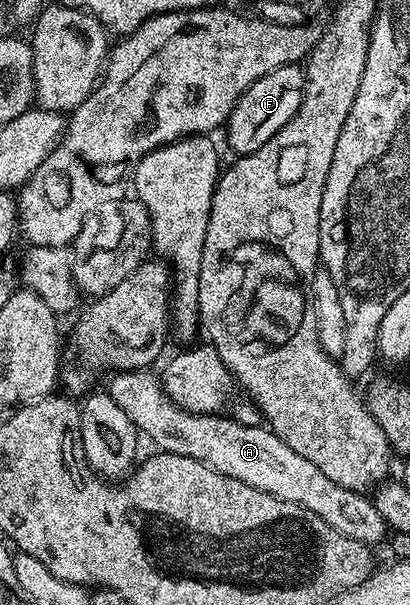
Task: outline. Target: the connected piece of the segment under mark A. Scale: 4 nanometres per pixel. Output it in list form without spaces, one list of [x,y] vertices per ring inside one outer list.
[[[145,369],[115,373],[111,377],[108,393],[131,418],[137,431],[143,435],[145,433],[159,451],[202,461],[227,477],[238,478],[248,486],[269,492],[284,501],[294,502],[318,514],[326,526],[334,526],[334,530],[338,530],[338,534],[346,534],[346,538],[354,538],[369,546],[377,546],[383,540],[385,543],[384,519],[365,493],[351,492],[348,488],[338,486],[338,482],[330,482],[330,478],[326,478],[326,474],[322,474],[314,462],[295,453],[263,425],[242,424],[222,414],[202,415],[178,407],[165,394],[159,377],[153,374],[153,371]]]

